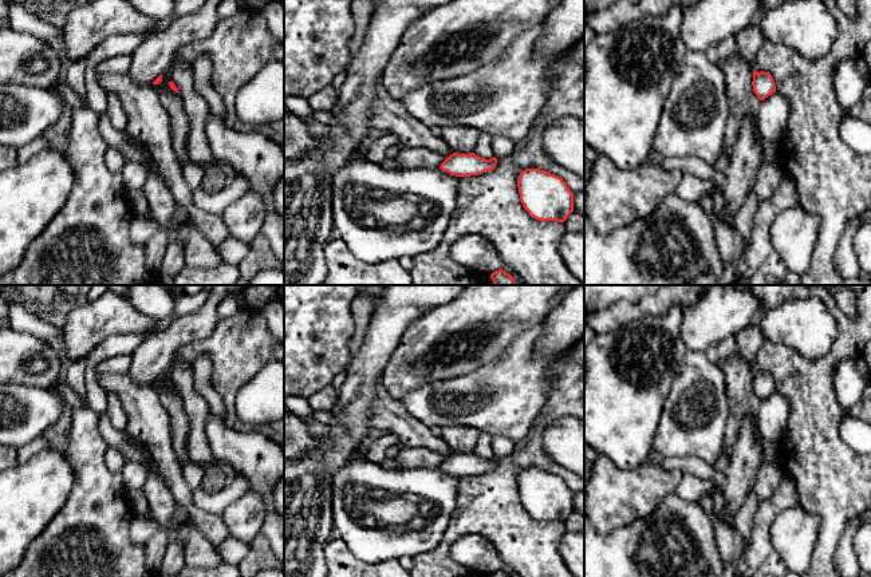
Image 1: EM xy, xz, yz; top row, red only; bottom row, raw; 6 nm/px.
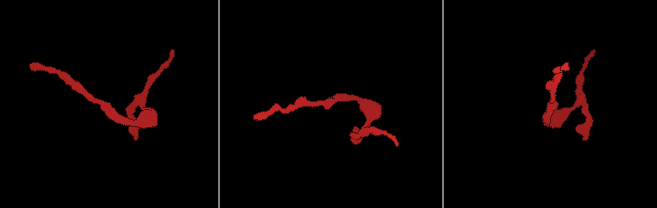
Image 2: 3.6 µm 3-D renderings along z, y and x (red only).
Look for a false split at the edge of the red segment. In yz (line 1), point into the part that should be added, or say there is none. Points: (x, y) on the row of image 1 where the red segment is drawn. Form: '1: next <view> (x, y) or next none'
1: next none

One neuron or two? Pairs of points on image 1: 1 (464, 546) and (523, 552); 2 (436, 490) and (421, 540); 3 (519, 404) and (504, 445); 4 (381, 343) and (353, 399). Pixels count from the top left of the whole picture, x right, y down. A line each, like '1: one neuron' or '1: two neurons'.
1: two neurons
2: one neuron
3: two neurons
4: one neuron

